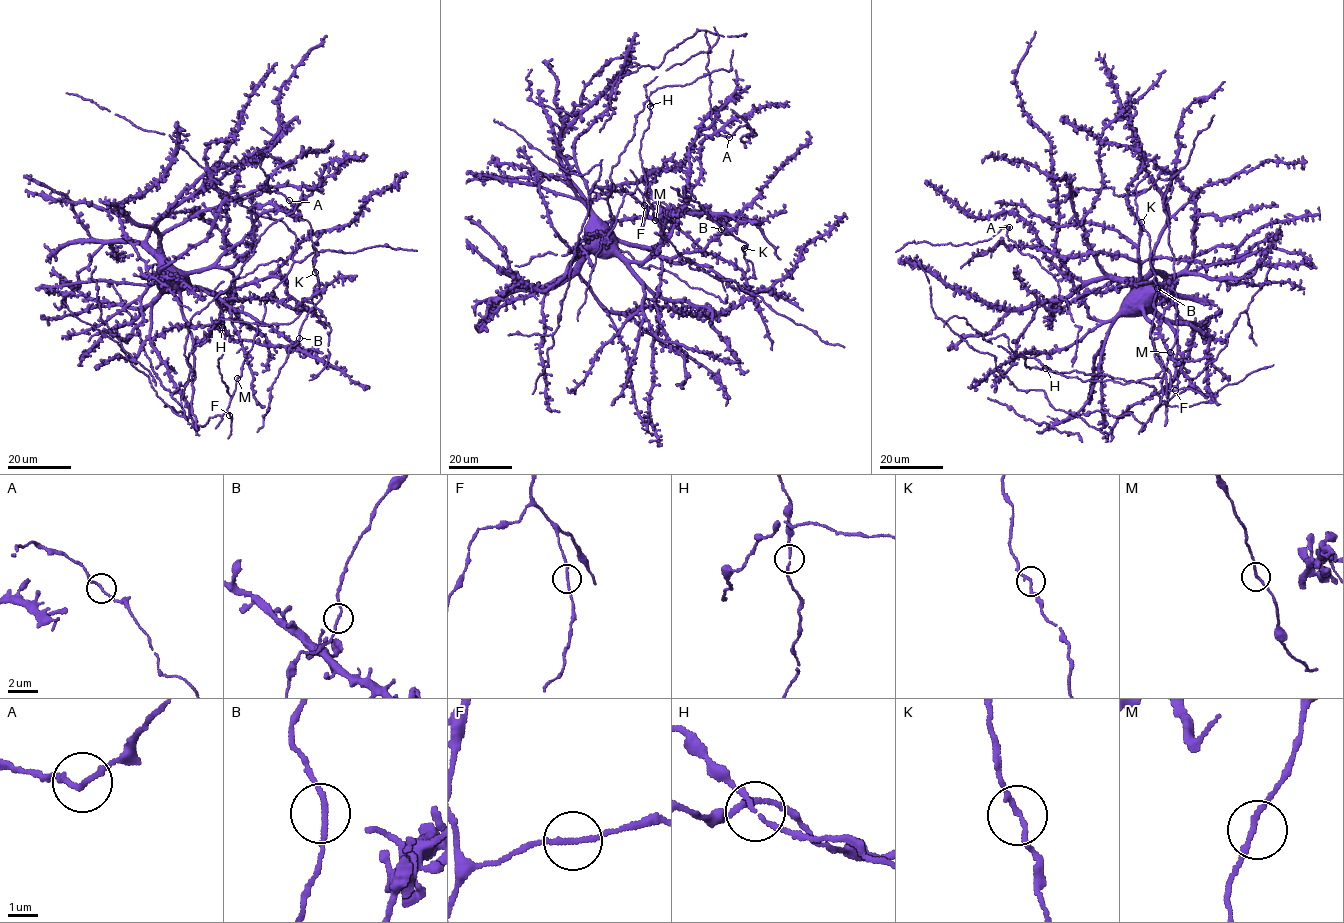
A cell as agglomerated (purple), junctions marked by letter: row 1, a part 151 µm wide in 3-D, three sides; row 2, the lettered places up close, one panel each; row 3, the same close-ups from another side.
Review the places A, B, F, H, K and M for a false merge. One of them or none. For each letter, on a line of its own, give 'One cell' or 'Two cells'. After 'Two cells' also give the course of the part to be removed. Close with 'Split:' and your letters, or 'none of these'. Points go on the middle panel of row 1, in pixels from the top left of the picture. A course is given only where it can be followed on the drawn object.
A: One cell
B: One cell
F: One cell
H: One cell
K: One cell
M: One cell
Split: none of these

